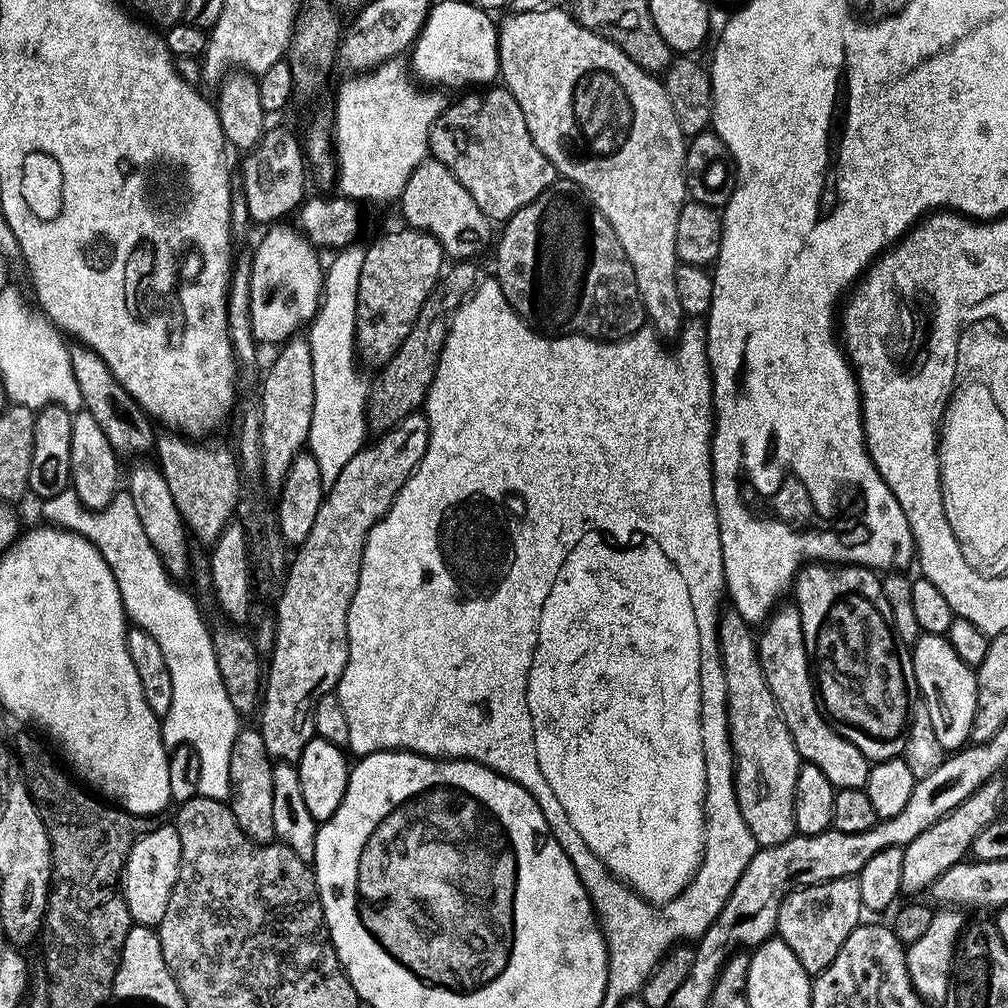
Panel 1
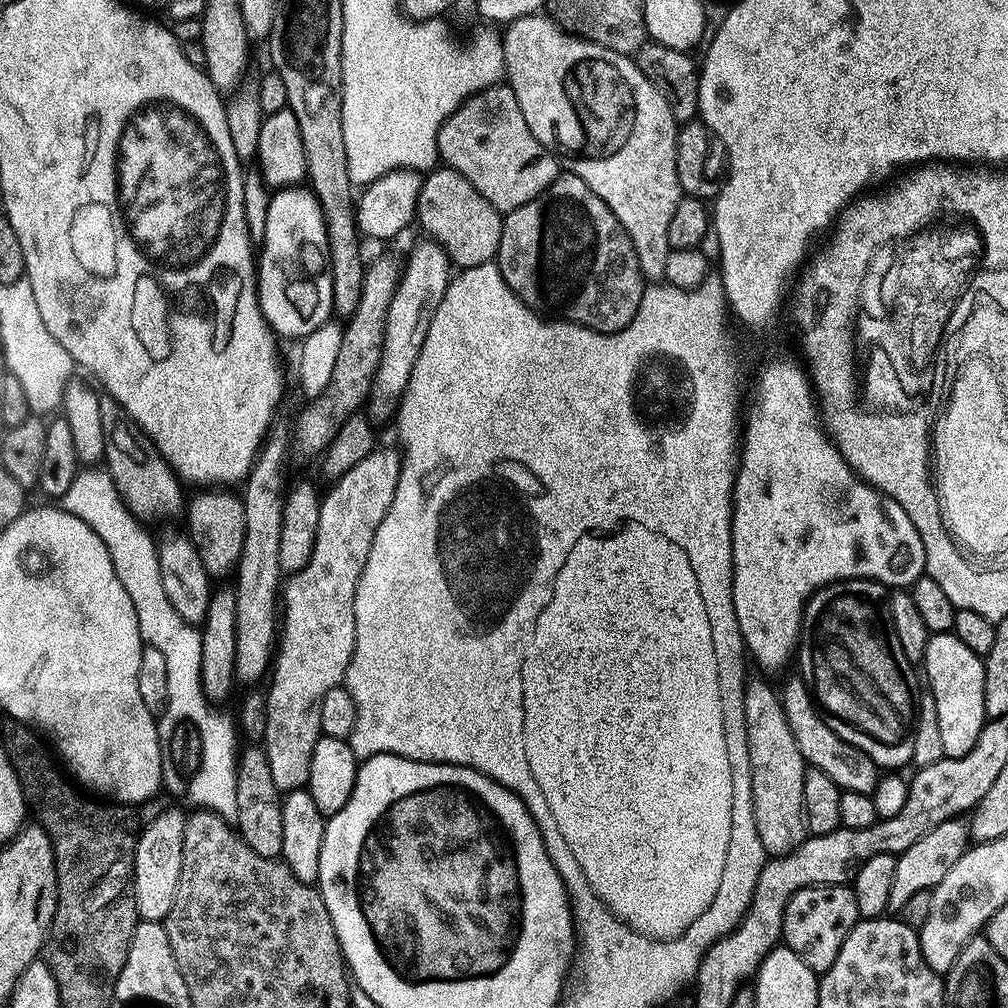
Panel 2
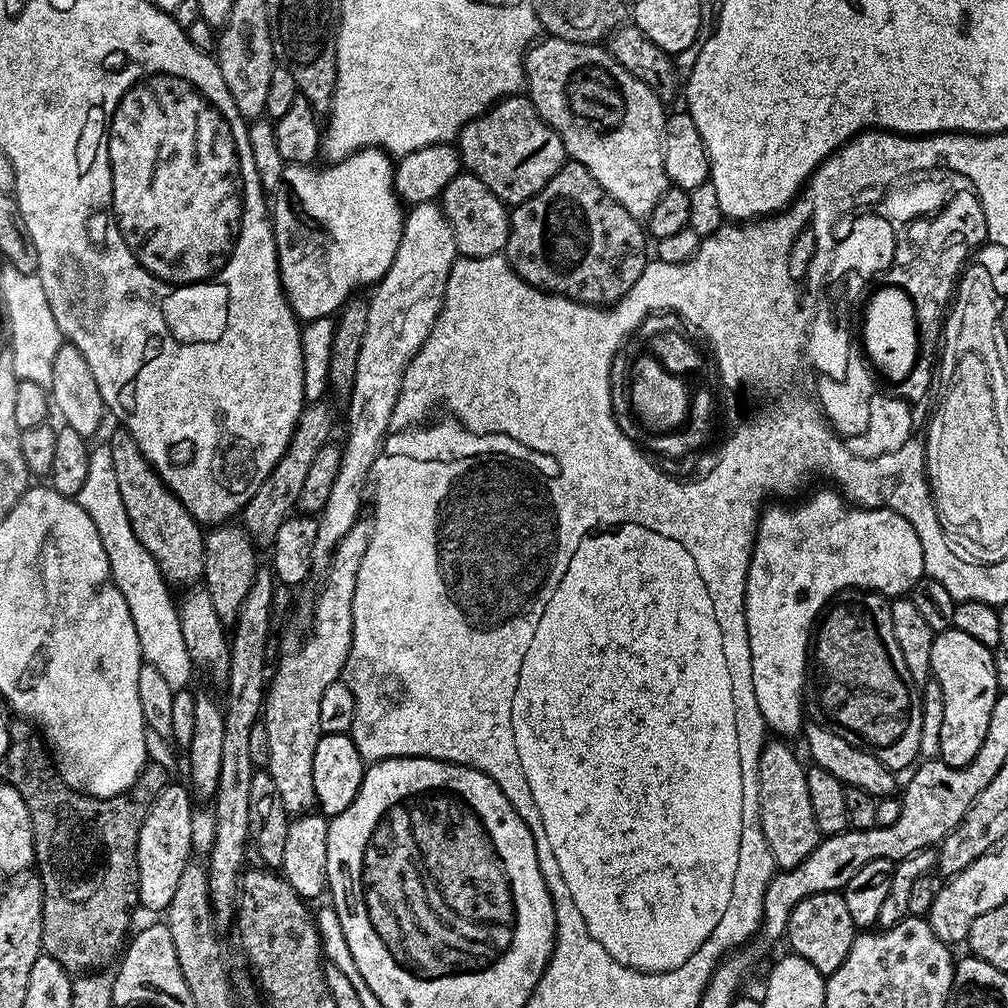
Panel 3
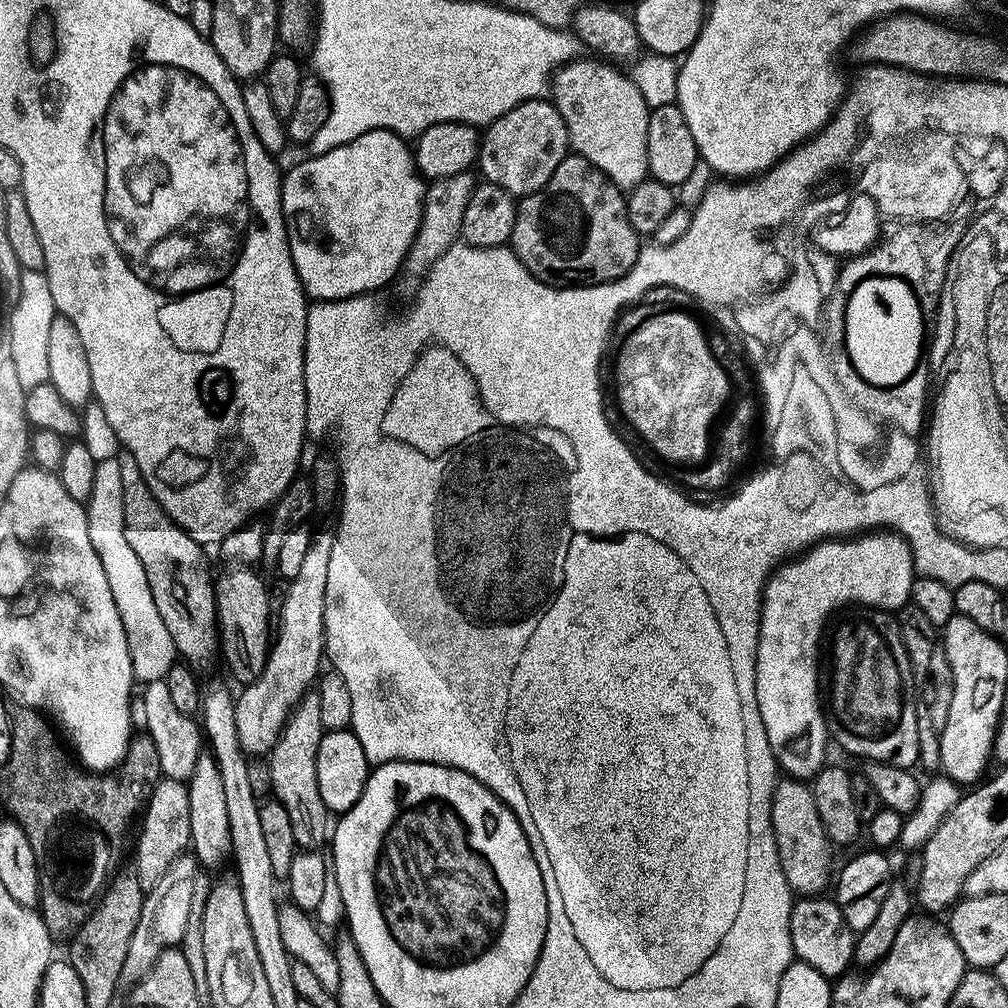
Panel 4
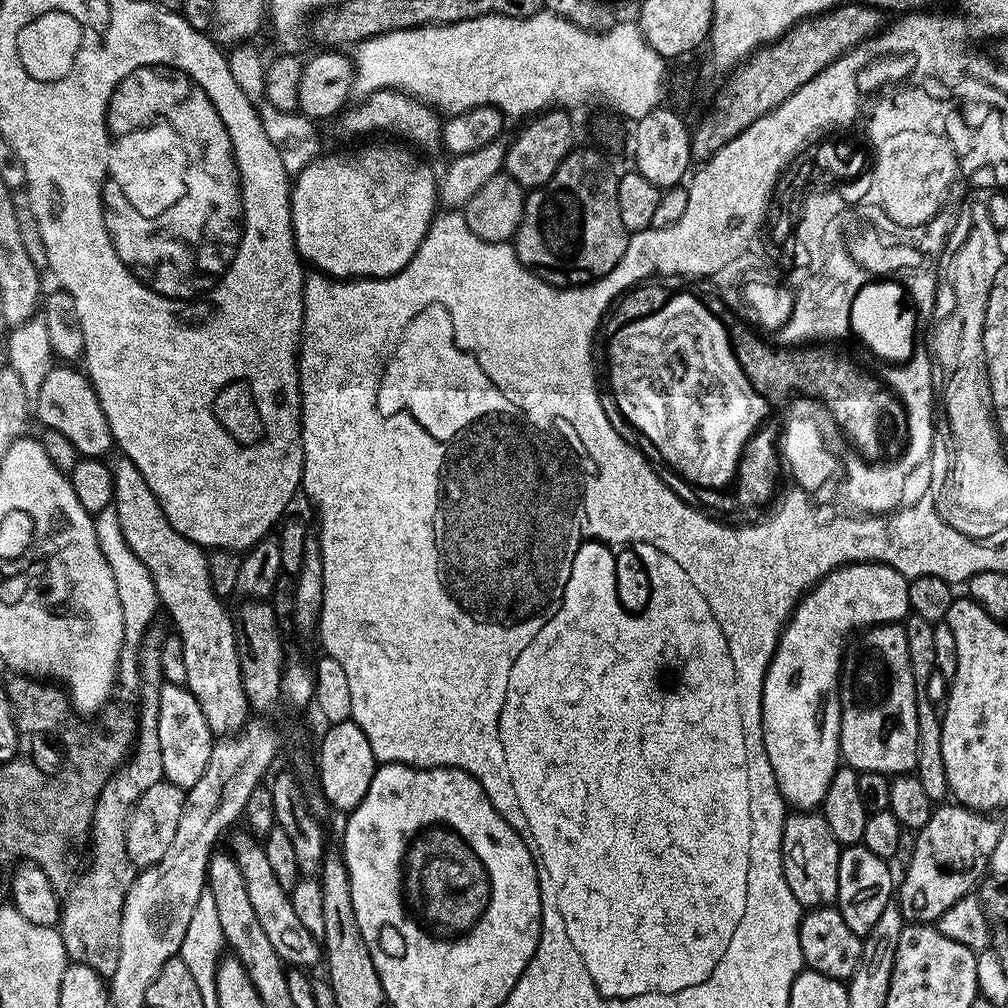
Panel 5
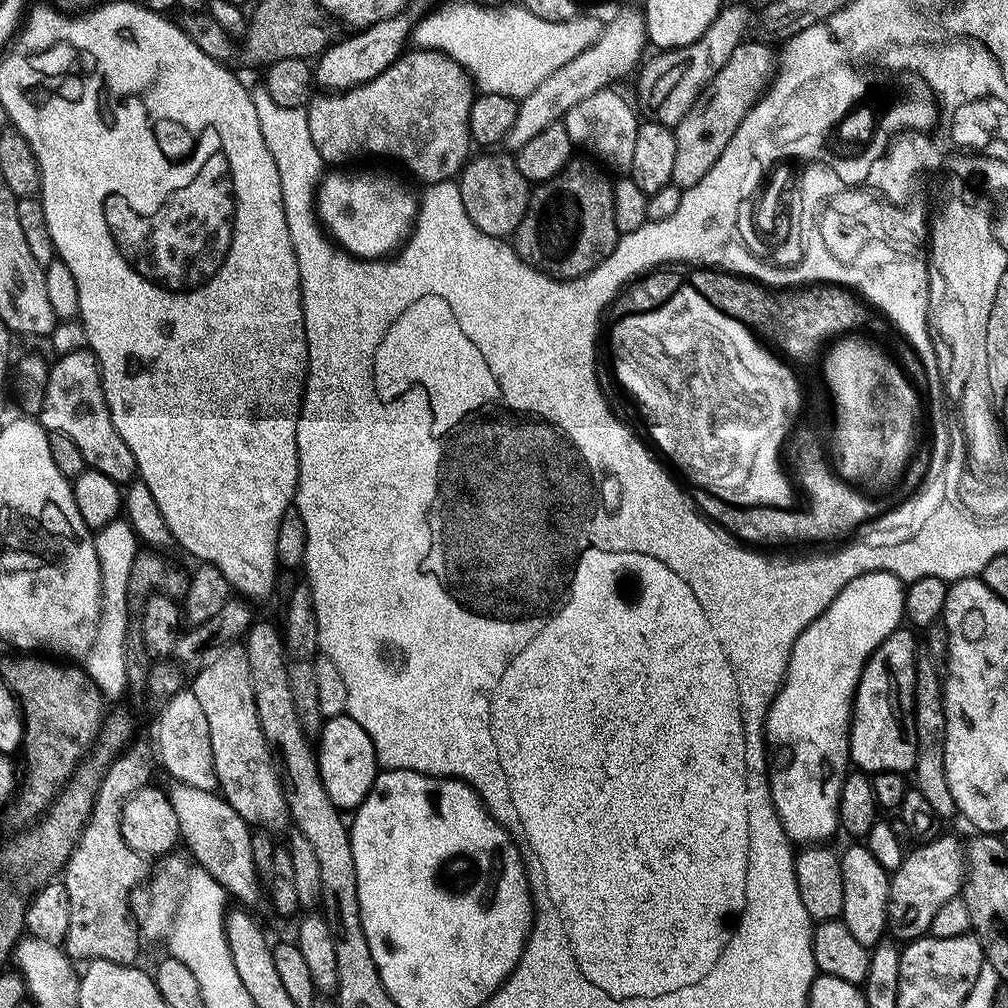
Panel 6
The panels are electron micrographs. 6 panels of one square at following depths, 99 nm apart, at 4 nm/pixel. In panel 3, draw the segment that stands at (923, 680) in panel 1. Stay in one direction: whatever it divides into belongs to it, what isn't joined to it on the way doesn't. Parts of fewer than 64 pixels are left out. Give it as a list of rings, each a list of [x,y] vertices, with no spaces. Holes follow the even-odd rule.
[[[950,627],[936,633],[930,650],[932,676],[942,686],[942,698],[946,714],[942,718],[942,746],[939,759],[950,766],[966,766],[978,754],[990,726],[990,714],[996,697],[1002,689],[996,677],[996,657],[993,649],[987,648],[978,638],[962,634],[962,630]]]

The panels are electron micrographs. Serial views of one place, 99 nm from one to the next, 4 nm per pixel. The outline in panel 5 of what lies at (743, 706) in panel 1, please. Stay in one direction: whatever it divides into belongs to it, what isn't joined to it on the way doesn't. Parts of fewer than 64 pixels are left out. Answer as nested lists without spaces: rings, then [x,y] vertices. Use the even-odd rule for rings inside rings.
[[[796,810],[784,818],[784,873],[790,894],[798,898],[801,909],[826,908],[836,903],[838,894],[838,858],[842,845],[834,838],[826,818],[816,810]]]

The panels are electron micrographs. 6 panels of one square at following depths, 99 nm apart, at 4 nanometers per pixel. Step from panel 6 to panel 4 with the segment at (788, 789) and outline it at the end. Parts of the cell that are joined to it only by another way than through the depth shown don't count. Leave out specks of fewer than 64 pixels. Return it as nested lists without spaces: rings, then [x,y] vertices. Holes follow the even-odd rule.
[[[873,530],[867,534],[857,535],[855,538],[833,538],[822,540],[819,544],[813,544],[803,554],[797,555],[791,562],[785,562],[768,577],[768,583],[764,585],[764,595],[760,602],[760,637],[758,638],[758,650],[756,651],[756,697],[758,698],[758,710],[762,714],[762,722],[766,726],[766,738],[772,747],[772,753],[776,755],[777,765],[784,768],[789,777],[811,778],[820,771],[825,763],[820,752],[830,752],[830,732],[826,727],[826,712],[820,709],[820,635],[824,632],[824,623],[828,615],[835,608],[843,604],[847,606],[867,606],[869,608],[883,608],[885,610],[899,610],[909,603],[914,571],[912,566],[912,552],[907,542],[901,536],[897,536],[891,530]]]

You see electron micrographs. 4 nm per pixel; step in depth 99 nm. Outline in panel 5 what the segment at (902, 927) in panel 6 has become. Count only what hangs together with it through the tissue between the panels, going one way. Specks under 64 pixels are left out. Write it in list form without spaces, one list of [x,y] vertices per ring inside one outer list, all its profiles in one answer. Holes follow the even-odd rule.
[[[959,802],[941,803],[933,811],[930,822],[926,822],[926,826],[915,833],[910,864],[903,869],[904,877],[901,880],[899,877],[898,880],[898,903],[905,921],[932,924],[942,914],[946,914],[946,910],[950,910],[954,902],[969,895],[981,883],[980,875],[989,871],[992,855],[998,846],[998,838],[1006,830],[1005,825],[1000,825],[998,821],[992,819],[996,818],[977,812],[974,808],[965,808]]]

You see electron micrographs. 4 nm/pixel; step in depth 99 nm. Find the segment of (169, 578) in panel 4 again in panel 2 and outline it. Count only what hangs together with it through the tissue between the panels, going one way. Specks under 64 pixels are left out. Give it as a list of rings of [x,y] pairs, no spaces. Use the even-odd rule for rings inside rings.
[[[101,395],[100,409],[104,427],[103,463],[125,506],[141,522],[168,520],[179,512],[181,515],[186,508],[185,489],[154,441],[132,421],[130,413],[113,396]]]

